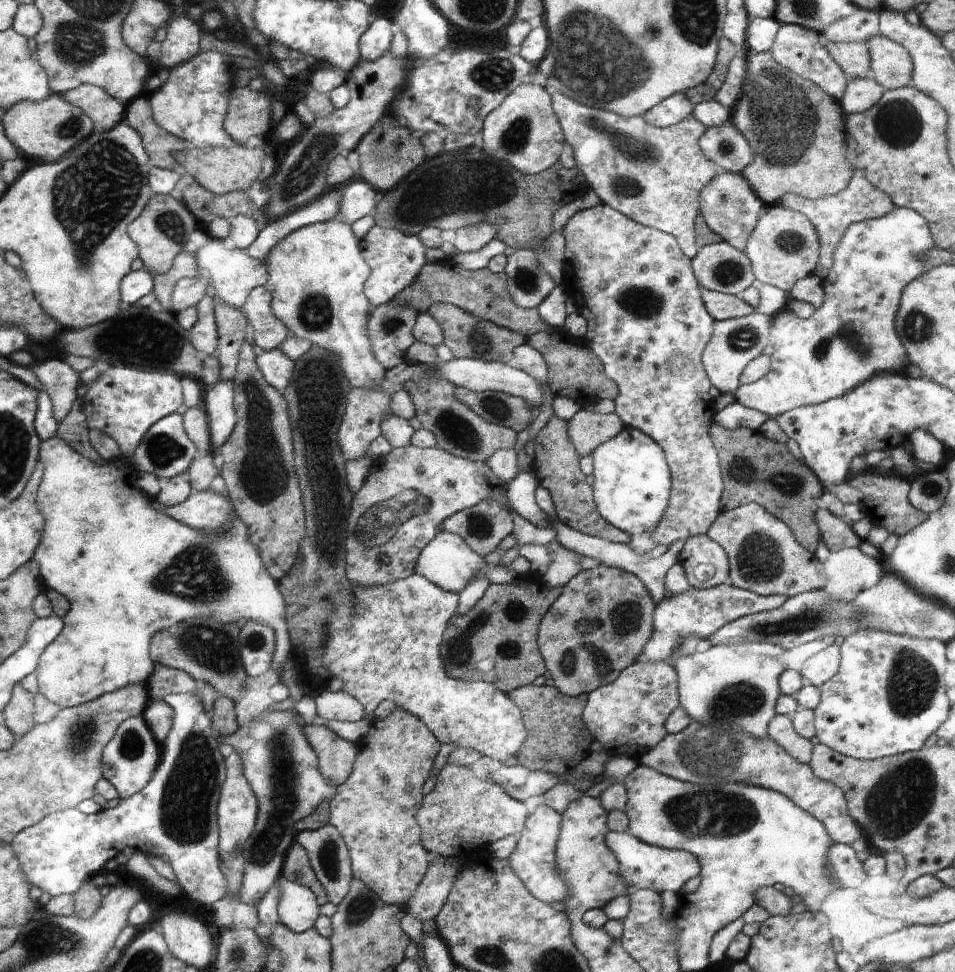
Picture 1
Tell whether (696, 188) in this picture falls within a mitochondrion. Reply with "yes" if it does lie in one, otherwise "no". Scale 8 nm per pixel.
no

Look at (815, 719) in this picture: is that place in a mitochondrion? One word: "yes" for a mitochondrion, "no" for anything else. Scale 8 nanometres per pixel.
no

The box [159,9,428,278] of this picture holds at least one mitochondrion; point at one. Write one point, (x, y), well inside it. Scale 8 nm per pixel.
(304, 172)

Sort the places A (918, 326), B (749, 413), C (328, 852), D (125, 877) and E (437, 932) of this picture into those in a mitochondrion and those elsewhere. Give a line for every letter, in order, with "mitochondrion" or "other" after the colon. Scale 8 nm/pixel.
A: mitochondrion
B: other
C: mitochondrion
D: other
E: other

